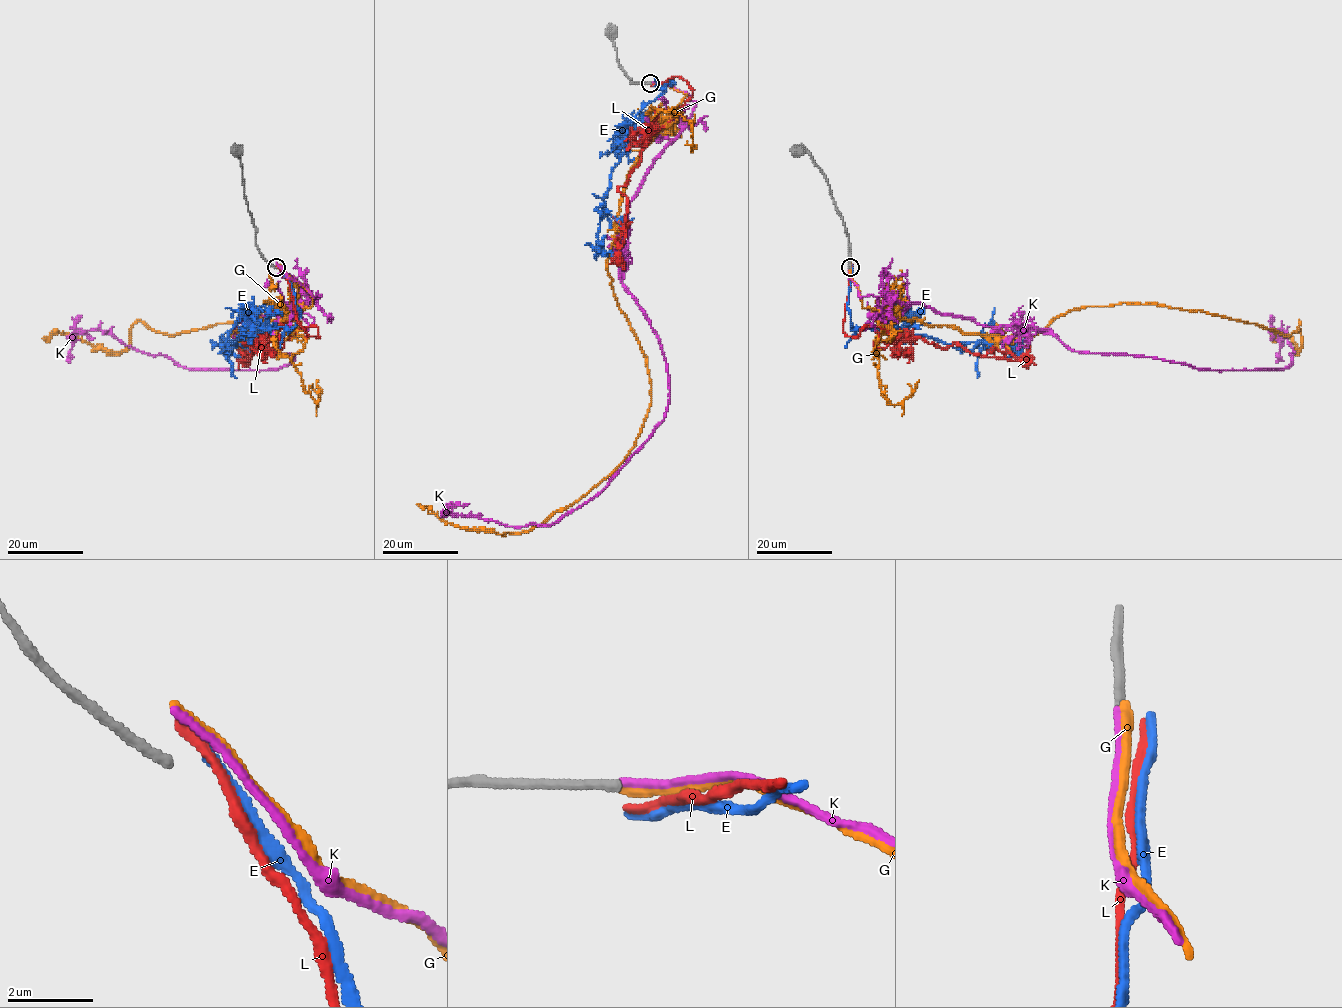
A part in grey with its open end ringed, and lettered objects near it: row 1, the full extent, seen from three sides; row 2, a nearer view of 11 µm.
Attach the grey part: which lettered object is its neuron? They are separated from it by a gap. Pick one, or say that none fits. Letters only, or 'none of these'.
G

